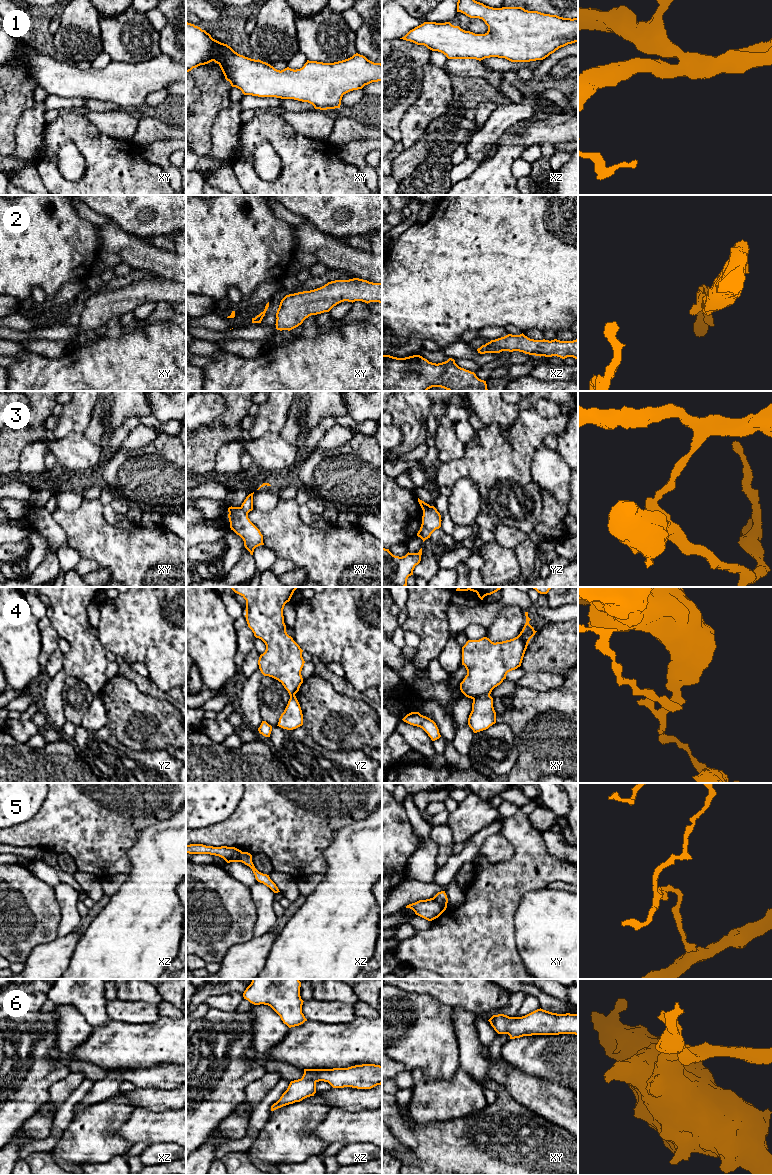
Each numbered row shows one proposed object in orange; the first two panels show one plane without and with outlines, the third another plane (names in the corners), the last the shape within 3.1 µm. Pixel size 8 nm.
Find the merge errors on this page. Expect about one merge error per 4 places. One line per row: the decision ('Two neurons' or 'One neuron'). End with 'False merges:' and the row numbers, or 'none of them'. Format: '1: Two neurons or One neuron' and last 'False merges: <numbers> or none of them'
1: One neuron
2: One neuron
3: Two neurons
4: Two neurons
5: Two neurons
6: One neuron
False merges: 3, 4, 5

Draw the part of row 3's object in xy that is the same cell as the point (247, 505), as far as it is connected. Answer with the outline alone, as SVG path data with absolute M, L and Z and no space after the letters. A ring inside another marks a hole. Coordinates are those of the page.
M253 493L249 494L244 502L241 505L241 508L246 512L249 513L250 511L253 510Z

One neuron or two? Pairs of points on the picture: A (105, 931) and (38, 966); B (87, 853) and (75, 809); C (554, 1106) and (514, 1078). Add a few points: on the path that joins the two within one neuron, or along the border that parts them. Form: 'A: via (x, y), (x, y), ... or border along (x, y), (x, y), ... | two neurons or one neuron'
A: border along (81, 935), (70, 963), (66, 968) | two neurons
B: via (87, 842), (86, 820) | one neuron
C: via (544, 1097), (524, 1088) | one neuron

